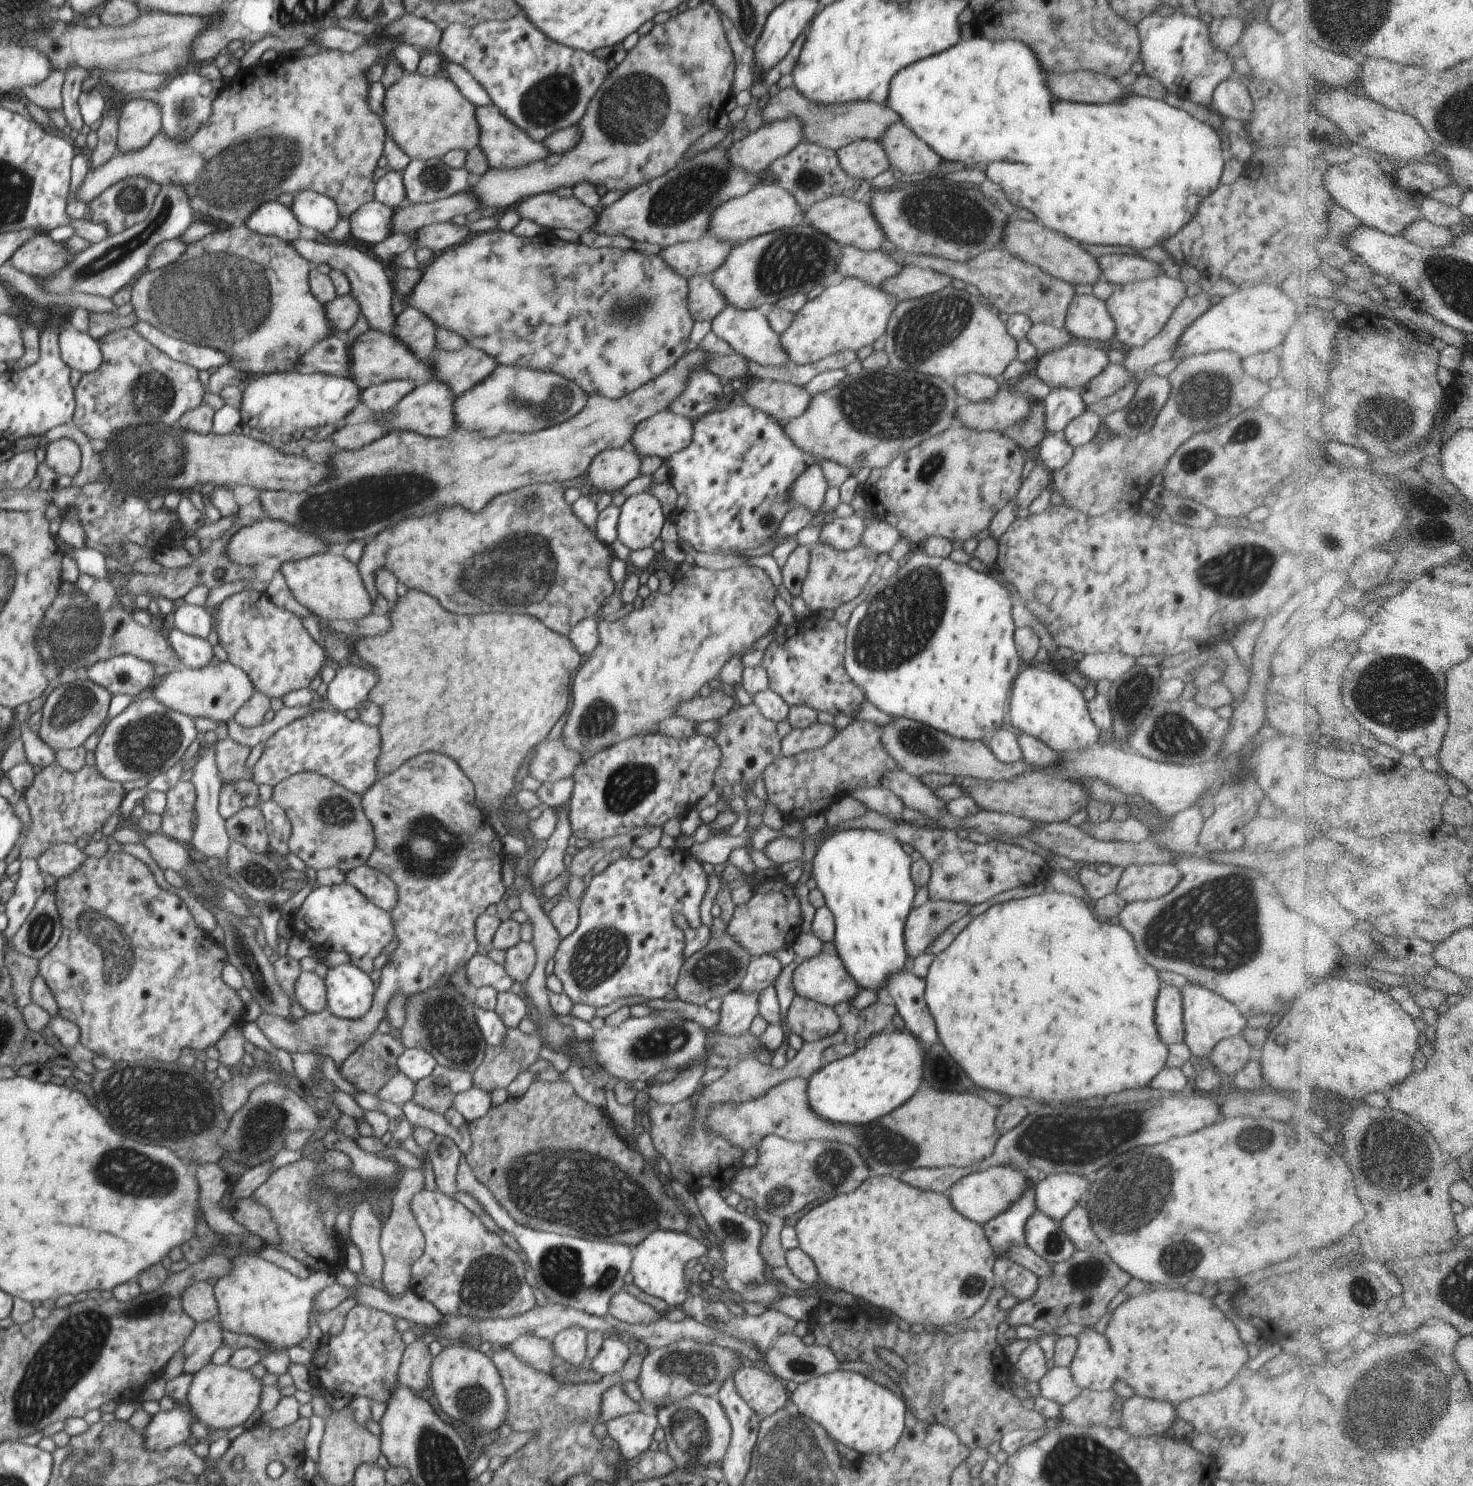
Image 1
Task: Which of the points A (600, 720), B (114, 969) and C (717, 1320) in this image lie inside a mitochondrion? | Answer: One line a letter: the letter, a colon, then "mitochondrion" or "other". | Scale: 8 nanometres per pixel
A: mitochondrion
B: mitochondrion
C: mitochondrion

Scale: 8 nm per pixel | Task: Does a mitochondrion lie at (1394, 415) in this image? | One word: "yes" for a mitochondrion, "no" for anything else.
yes

